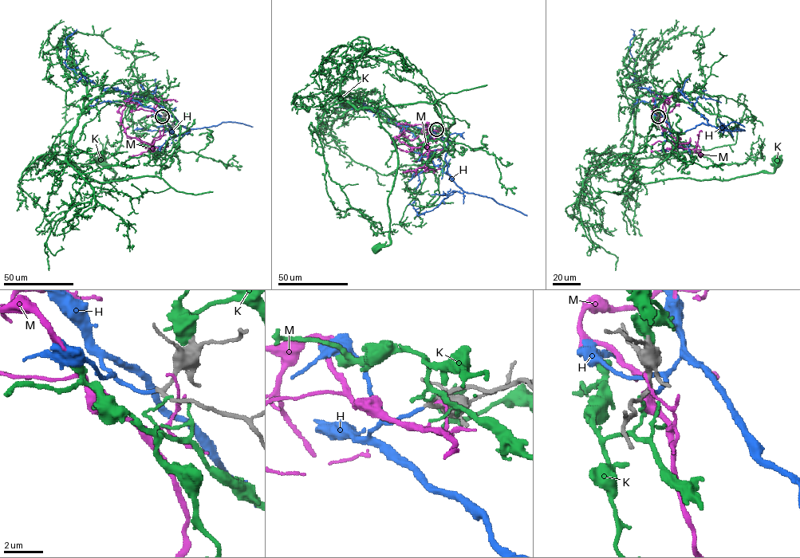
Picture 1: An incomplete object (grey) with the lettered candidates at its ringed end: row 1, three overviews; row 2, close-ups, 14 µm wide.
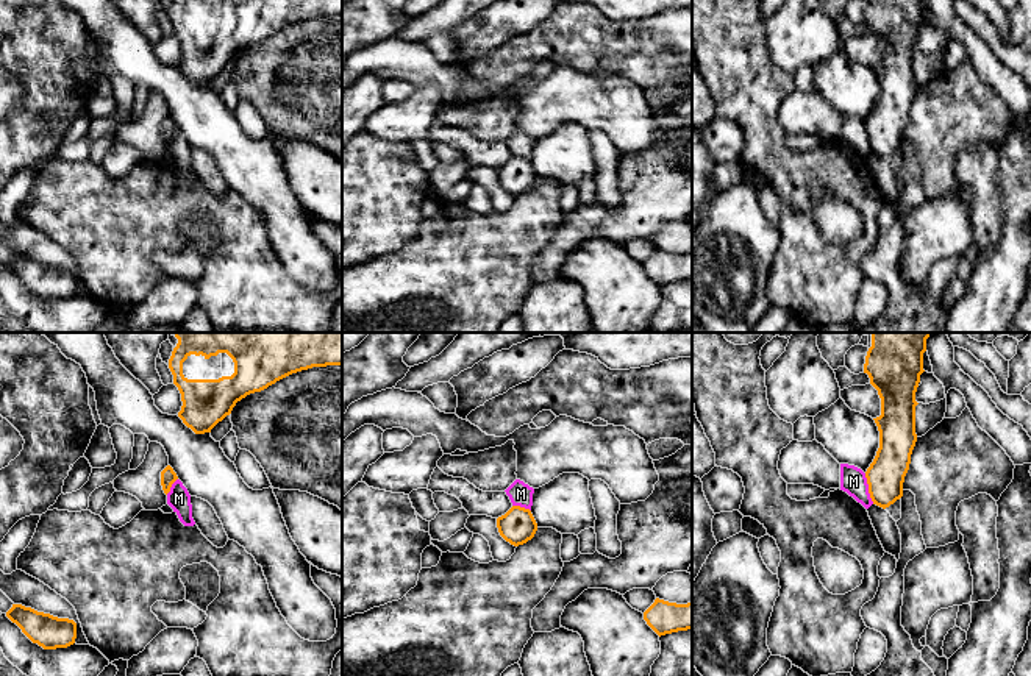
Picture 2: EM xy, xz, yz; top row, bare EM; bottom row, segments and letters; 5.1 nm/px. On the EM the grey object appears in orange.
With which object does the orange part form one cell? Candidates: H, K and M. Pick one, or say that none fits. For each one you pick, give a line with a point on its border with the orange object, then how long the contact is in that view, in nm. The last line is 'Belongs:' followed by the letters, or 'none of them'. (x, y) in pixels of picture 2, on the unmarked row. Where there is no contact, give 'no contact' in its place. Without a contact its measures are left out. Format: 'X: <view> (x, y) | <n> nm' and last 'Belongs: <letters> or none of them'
H: no contact
Belongs: H

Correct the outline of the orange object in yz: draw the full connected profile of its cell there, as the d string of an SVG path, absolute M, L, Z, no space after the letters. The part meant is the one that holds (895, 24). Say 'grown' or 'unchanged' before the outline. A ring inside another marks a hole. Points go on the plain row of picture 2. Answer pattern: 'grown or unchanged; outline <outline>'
unchanged; outline M869 0L864 23L881 48L881 66L873 69L879 98L865 122L873 155L886 159L903 147L903 133L917 92L915 42L926 0Z

